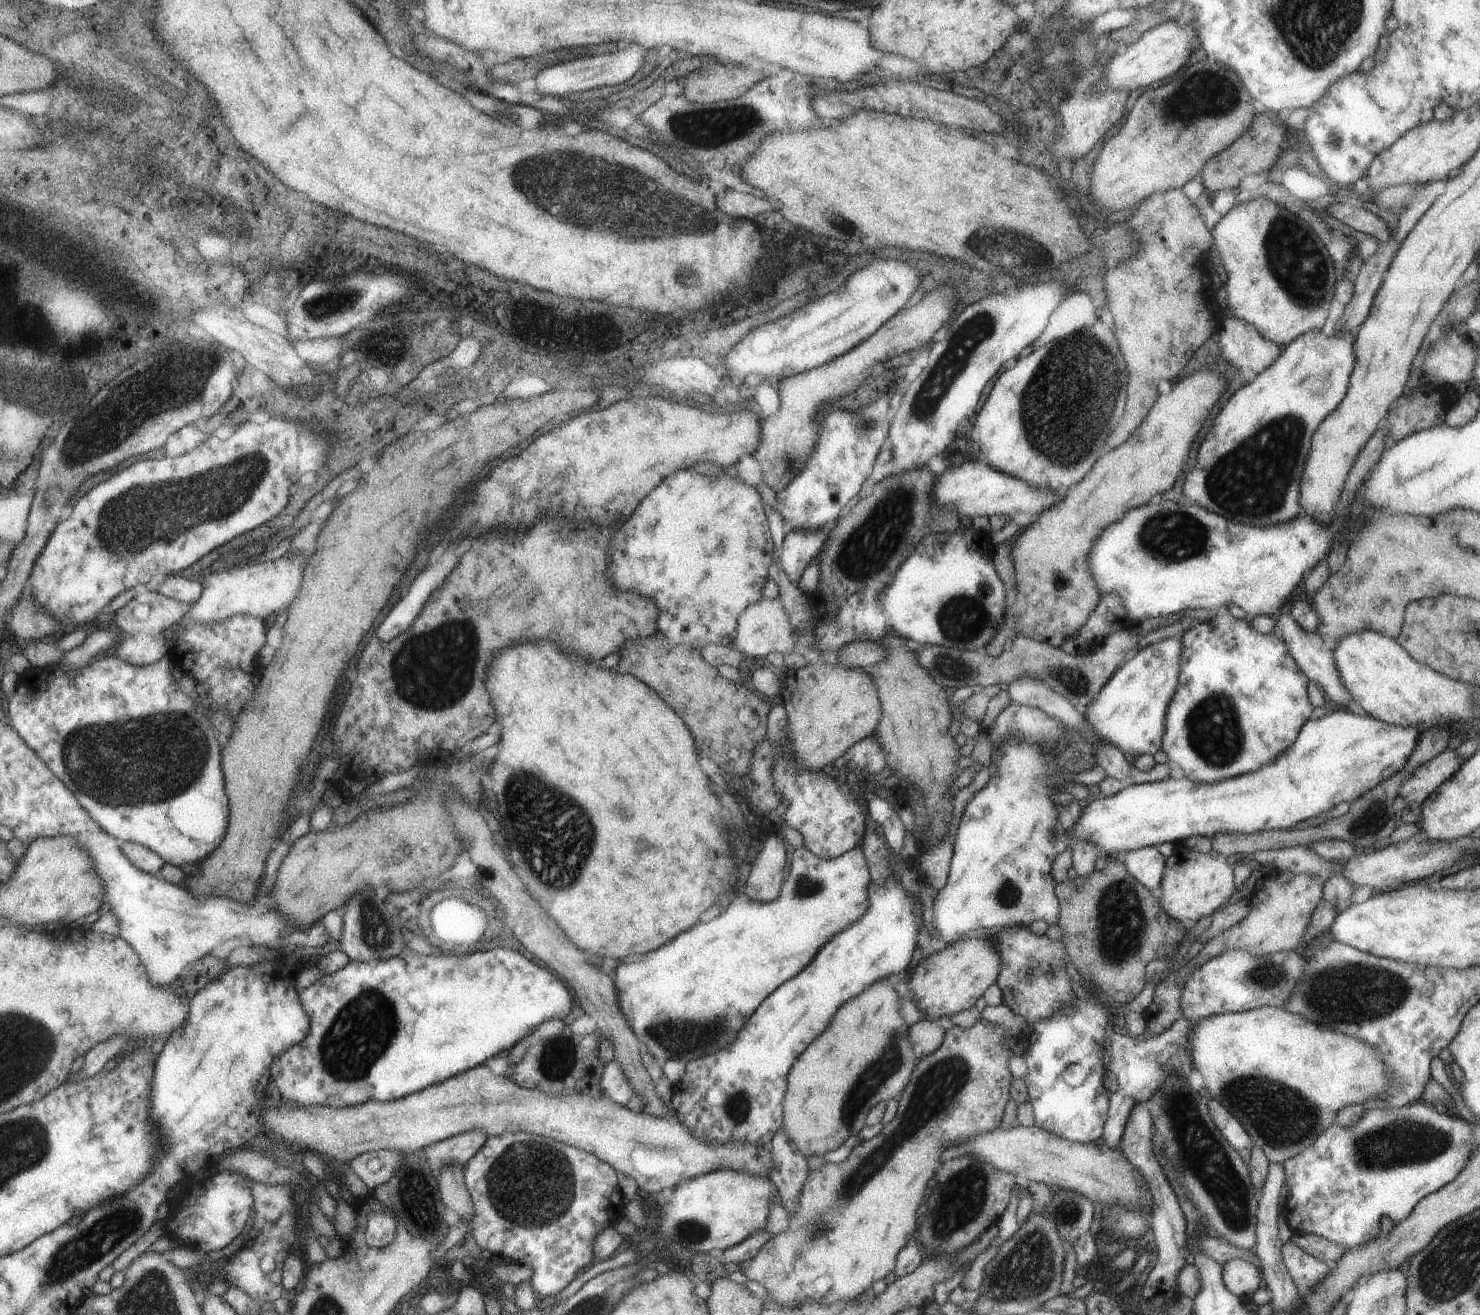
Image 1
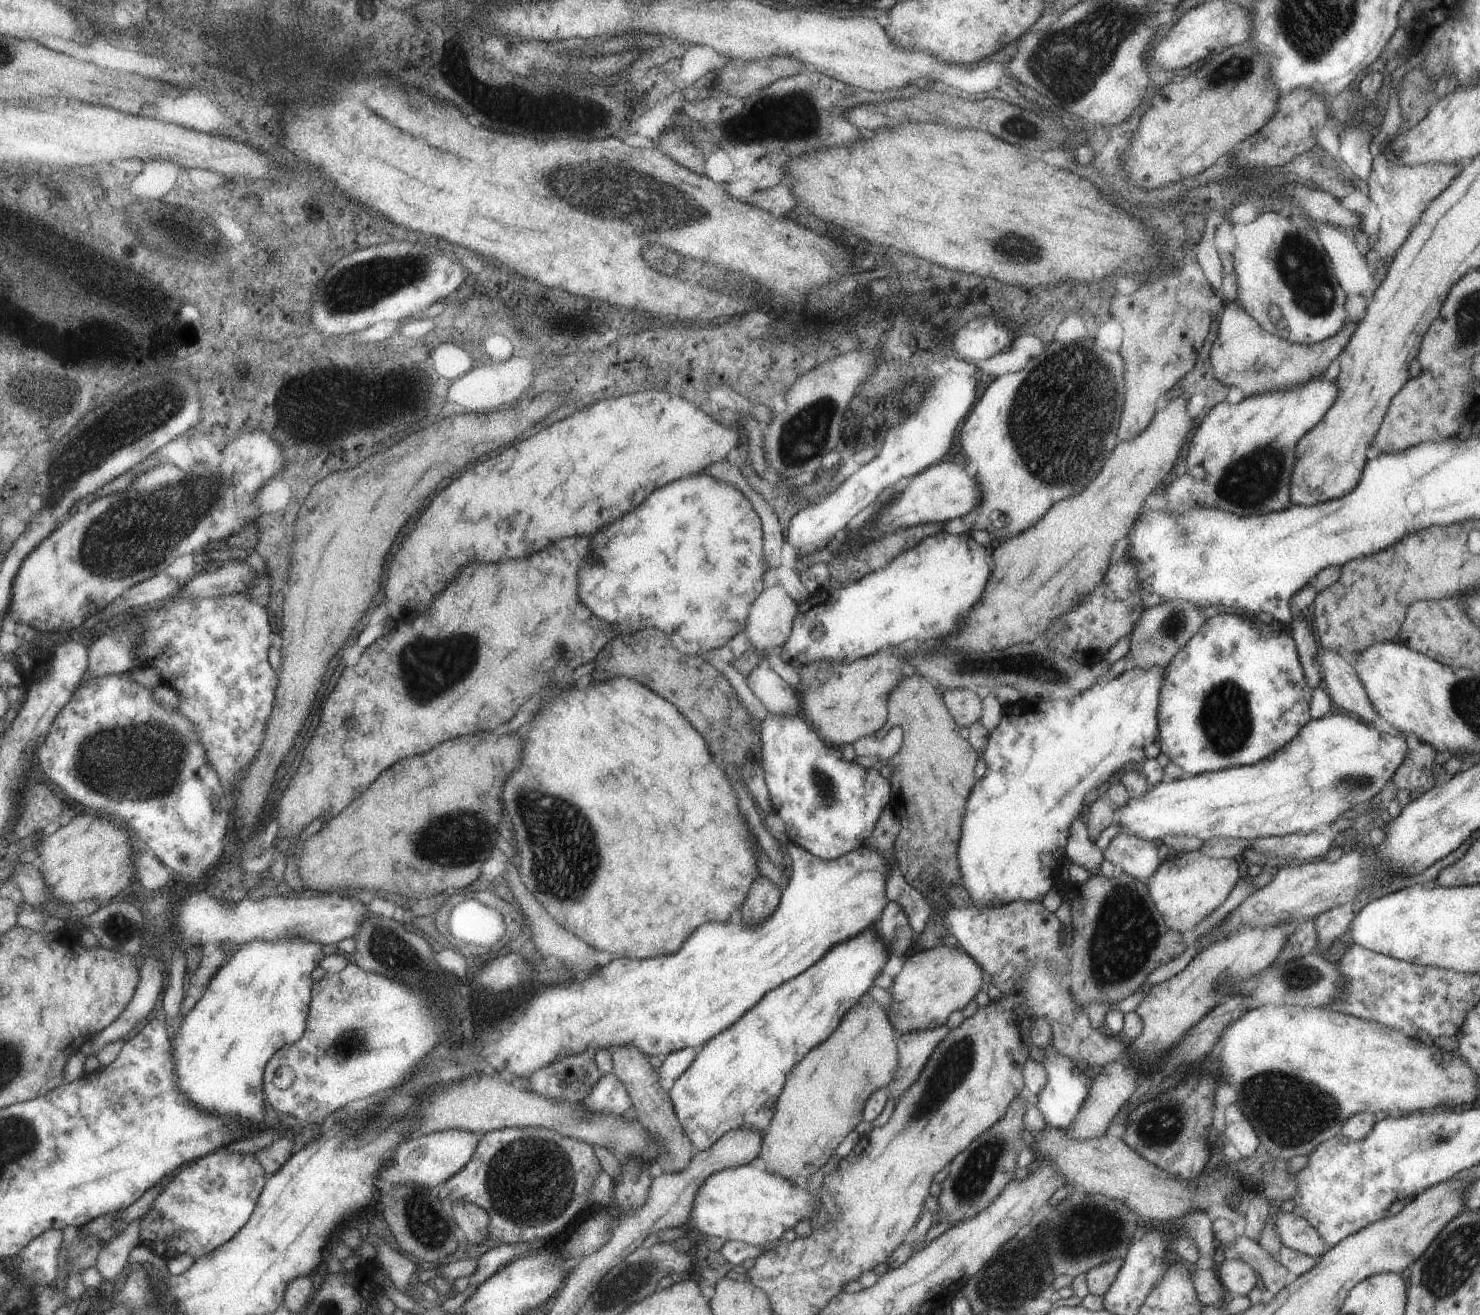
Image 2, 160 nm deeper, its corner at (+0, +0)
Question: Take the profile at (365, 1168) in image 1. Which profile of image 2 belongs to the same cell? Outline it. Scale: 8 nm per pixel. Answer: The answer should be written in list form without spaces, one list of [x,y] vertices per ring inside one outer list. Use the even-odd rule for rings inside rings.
[[[445,1129],[435,1131],[419,1137],[404,1140],[399,1146],[394,1148],[394,1157],[387,1166],[378,1169],[378,1180],[383,1187],[389,1184],[417,1184],[425,1186],[429,1190],[437,1186],[439,1182],[446,1181],[453,1176],[465,1163],[473,1156],[477,1138],[472,1132],[459,1129]]]

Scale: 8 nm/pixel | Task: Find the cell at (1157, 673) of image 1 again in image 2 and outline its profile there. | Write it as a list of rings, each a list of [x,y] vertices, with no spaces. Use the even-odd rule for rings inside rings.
[[[1158,666],[1149,669],[1129,668],[1107,684],[1093,684],[1088,689],[1082,690],[1079,694],[1070,699],[1055,699],[1044,701],[1042,698],[1021,699],[1017,703],[1003,707],[1001,718],[997,726],[988,732],[988,741],[982,758],[986,764],[984,775],[975,782],[970,795],[968,796],[961,821],[961,834],[959,837],[956,855],[958,856],[958,869],[960,870],[960,882],[963,890],[969,892],[969,896],[976,908],[996,907],[1003,902],[1010,903],[1014,900],[1041,901],[1052,886],[1061,868],[1061,862],[1065,857],[1065,845],[1068,837],[1068,830],[1073,819],[1079,817],[1083,808],[1084,798],[1087,793],[1099,788],[1100,784],[1107,782],[1109,776],[1115,774],[1121,766],[1127,762],[1142,762],[1145,759],[1155,759],[1160,752],[1159,731],[1157,726],[1157,705],[1159,689],[1163,680],[1162,668]]]

